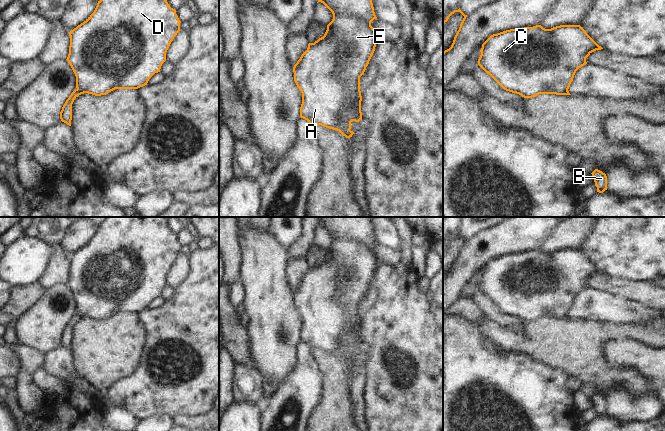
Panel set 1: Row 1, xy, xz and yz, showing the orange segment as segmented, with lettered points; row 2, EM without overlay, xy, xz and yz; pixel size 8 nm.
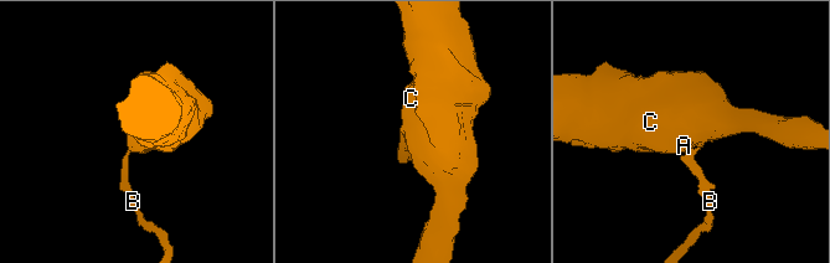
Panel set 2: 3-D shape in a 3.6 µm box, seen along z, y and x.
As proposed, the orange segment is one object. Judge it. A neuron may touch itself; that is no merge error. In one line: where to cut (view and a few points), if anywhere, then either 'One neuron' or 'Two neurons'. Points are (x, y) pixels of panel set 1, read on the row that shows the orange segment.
Split along xy (77, 88), (81, 93). Two neurons

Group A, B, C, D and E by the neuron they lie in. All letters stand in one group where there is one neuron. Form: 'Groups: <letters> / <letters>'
Groups: A C D E / B

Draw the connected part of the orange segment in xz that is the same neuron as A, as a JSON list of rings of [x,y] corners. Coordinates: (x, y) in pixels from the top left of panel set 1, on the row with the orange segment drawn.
[[[318,0],[333,14],[323,37],[309,43],[293,67],[294,81],[302,93],[300,117],[352,137],[351,122],[362,120],[360,77],[375,51],[377,38],[371,22],[377,19],[372,0]]]

